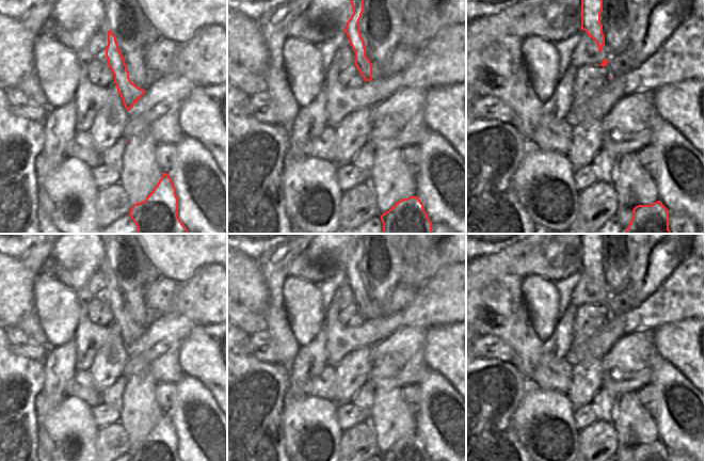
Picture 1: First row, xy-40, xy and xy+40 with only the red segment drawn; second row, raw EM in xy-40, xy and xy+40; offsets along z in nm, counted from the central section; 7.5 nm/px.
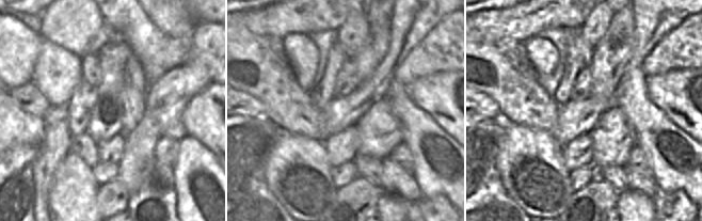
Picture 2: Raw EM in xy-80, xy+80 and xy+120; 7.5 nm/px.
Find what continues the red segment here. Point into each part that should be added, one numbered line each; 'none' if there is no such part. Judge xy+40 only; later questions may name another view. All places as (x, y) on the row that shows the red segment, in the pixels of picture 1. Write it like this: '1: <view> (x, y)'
none

